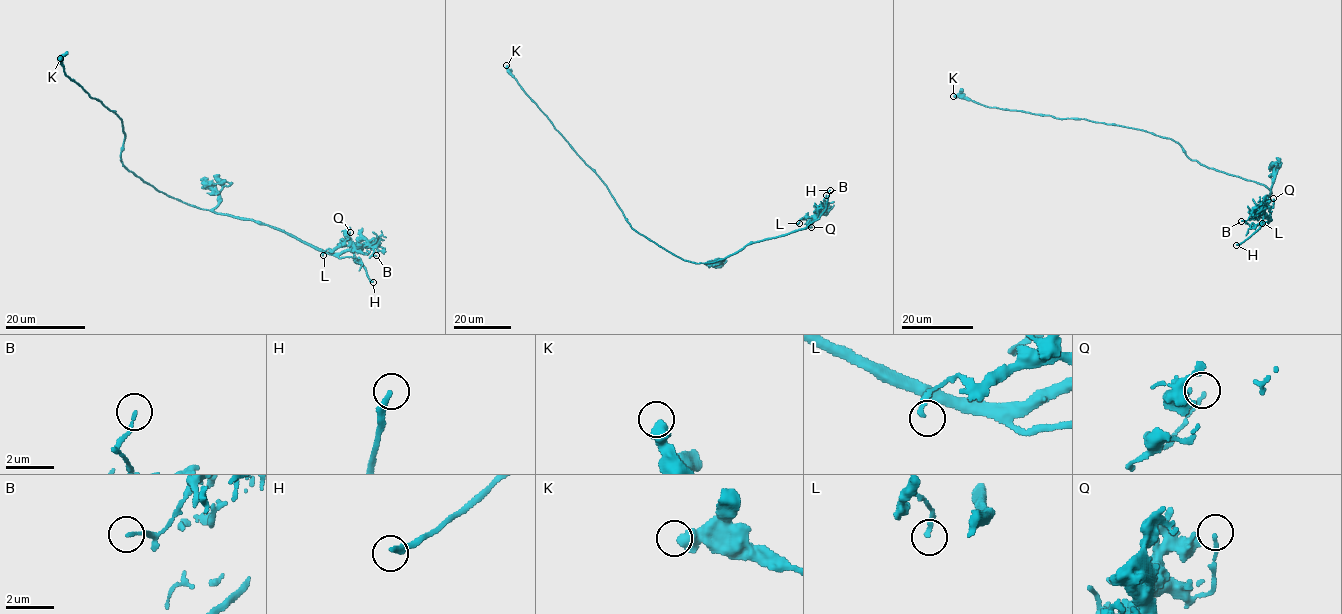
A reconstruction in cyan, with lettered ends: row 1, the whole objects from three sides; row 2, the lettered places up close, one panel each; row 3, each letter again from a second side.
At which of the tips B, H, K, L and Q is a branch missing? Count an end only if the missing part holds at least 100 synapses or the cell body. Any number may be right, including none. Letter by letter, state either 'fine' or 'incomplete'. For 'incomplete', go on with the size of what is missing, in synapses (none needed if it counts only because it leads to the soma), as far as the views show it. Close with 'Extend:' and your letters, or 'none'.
B: fine
H: incomplete
K: fine
L: fine
Q: fine
Extend: H

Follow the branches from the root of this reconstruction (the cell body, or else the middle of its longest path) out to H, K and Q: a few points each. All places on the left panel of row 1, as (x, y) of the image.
H: (132, 172), (167, 196), (194, 206), (248, 218), (290, 233), (339, 257), (352, 257), (364, 266), (373, 282)
K: (132, 172), (126, 170), (121, 159), (125, 138), (122, 119), (66, 76), (60, 58)
Q: (132, 172), (167, 196), (276, 227), (329, 252), (349, 249), (350, 243), (342, 240), (350, 232)

